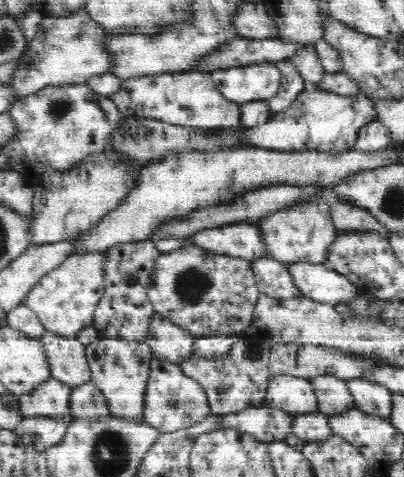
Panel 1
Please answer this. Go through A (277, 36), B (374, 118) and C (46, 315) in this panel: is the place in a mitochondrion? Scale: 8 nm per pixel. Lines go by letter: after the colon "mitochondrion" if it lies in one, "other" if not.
A: other
B: other
C: other

